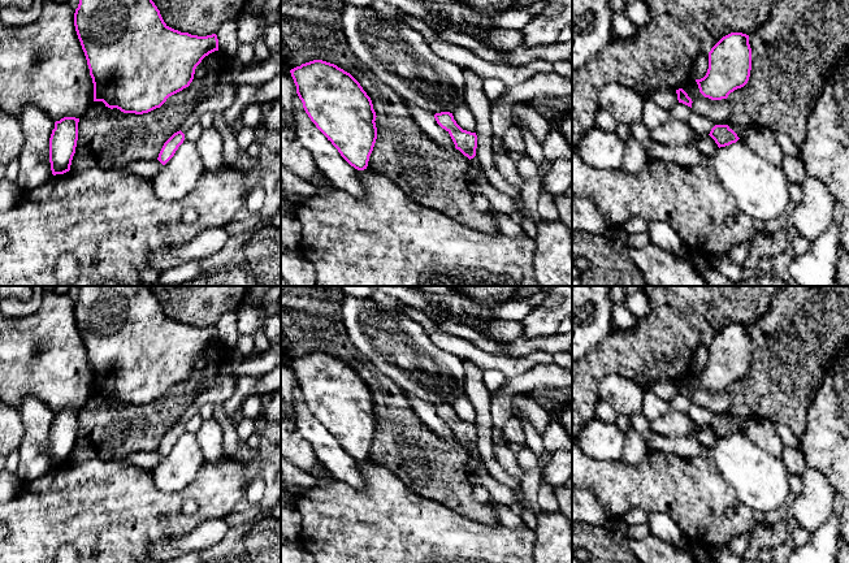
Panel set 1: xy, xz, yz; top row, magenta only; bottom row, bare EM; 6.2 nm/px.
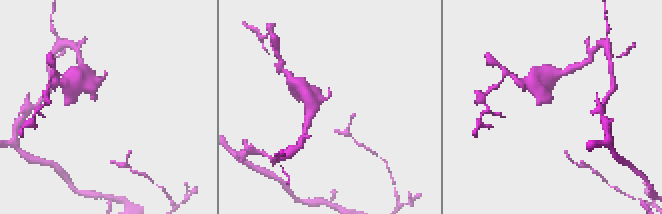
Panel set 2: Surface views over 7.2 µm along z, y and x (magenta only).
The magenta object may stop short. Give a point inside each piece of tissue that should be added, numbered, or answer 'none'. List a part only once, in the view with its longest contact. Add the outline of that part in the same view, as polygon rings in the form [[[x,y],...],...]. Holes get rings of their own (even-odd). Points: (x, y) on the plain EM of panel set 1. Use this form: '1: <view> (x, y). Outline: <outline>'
none

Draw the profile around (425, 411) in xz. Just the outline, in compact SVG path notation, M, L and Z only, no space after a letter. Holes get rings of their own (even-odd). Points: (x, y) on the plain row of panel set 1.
M406 394L411 407L413 408L416 416L430 429L433 430L439 438L443 439L455 439L455 436L445 420L442 420L436 410L434 406L420 399L413 394Z

